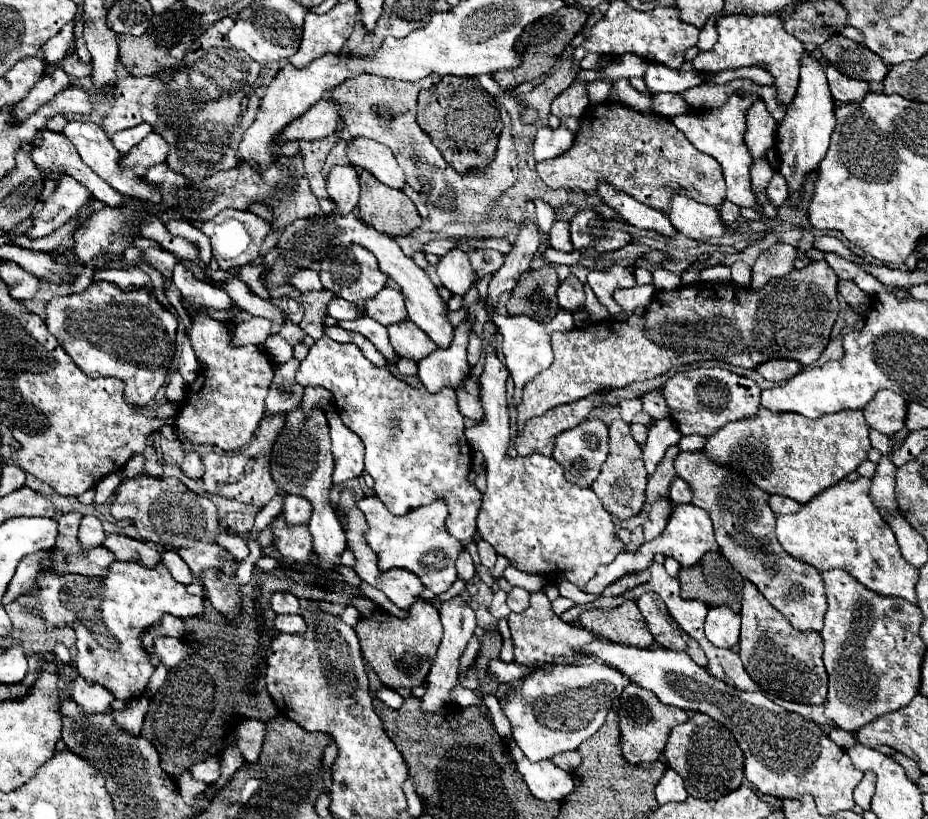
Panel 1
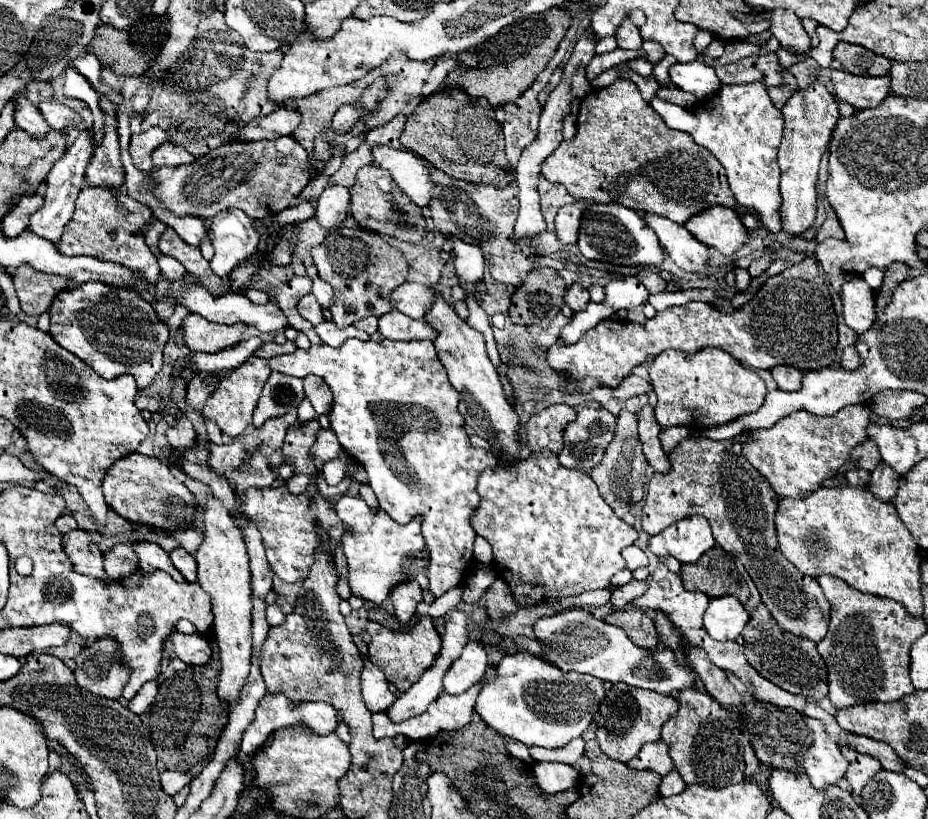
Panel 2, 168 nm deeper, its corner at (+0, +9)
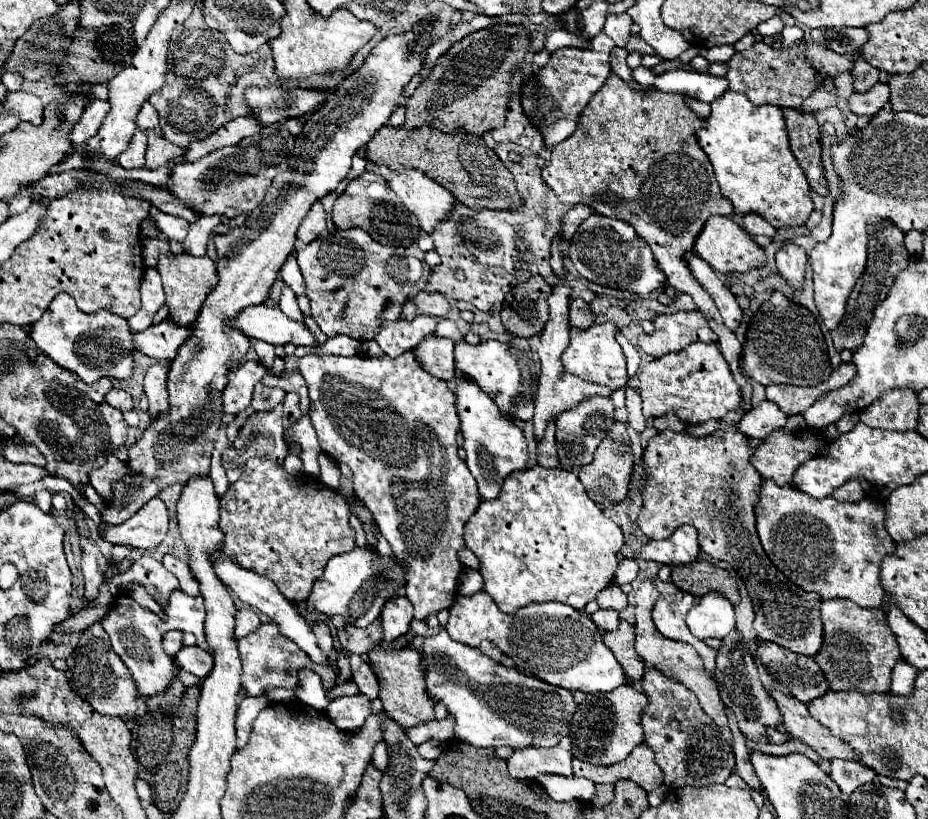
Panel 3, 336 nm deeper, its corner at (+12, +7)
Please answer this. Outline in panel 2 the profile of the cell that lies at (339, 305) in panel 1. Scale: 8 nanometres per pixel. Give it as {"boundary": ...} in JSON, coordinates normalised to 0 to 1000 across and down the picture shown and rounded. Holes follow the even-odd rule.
{"boundary":[[[337,338],[337,350],[335,350],[335,358],[342,363],[342,368],[344,368],[344,372],[346,372],[346,375],[355,375],[355,372],[357,372],[359,355],[357,355],[355,346],[350,346],[348,341]]]}

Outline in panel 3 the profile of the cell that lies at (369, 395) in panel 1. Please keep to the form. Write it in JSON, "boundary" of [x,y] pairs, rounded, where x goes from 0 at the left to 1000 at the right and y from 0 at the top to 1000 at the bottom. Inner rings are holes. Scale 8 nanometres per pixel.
{"boundary":[[[445,426],[426,438],[419,433],[329,433],[324,438],[320,433],[309,433],[307,448],[298,460],[316,453],[324,455],[333,473],[333,509],[342,526],[346,548],[357,556],[359,563],[372,565],[380,575],[383,604],[400,624],[408,648],[419,661],[423,678],[434,683],[439,690],[436,719],[439,731],[447,741],[447,756],[458,758],[464,748],[486,741],[492,702],[497,697],[492,675],[501,668],[499,641],[512,626],[518,609],[514,587],[503,565],[492,556],[495,509],[490,502],[490,482],[482,473],[482,465],[458,453]]]}

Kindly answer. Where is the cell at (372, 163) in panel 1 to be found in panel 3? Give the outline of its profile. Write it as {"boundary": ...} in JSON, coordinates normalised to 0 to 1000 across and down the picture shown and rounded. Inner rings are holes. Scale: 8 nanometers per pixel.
{"boundary":[[[436,204],[432,209],[419,209],[419,226],[460,284],[467,282],[471,270],[484,263],[490,248],[490,241],[480,228],[471,226],[471,221],[452,206]]]}

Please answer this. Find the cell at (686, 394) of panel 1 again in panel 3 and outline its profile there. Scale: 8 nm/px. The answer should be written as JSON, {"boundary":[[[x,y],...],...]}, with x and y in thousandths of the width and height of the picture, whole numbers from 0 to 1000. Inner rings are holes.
{"boundary":[[[745,419],[736,429],[719,431],[717,436],[693,446],[686,460],[695,512],[727,504],[732,512],[749,519],[766,512],[779,512],[801,492],[801,477],[792,468],[786,443],[779,438],[773,419]]]}

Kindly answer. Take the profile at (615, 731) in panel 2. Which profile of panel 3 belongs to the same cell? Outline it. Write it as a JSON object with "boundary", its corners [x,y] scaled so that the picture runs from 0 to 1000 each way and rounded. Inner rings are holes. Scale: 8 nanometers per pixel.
{"boundary":[[[678,836],[663,841],[658,846],[639,846],[622,863],[615,880],[615,902],[617,902],[617,924],[635,929],[639,934],[661,934],[671,929],[682,912],[693,907],[691,873],[697,863],[699,851]]]}

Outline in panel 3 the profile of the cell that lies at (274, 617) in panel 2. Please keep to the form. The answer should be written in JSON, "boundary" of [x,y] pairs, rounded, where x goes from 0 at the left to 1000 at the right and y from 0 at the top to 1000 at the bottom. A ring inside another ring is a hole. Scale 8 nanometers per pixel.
{"boundary":[[[273,744],[258,746],[258,748],[255,748],[255,763],[253,763],[253,778],[260,780],[260,778],[273,773],[279,763],[281,763],[279,751],[277,751]]]}

